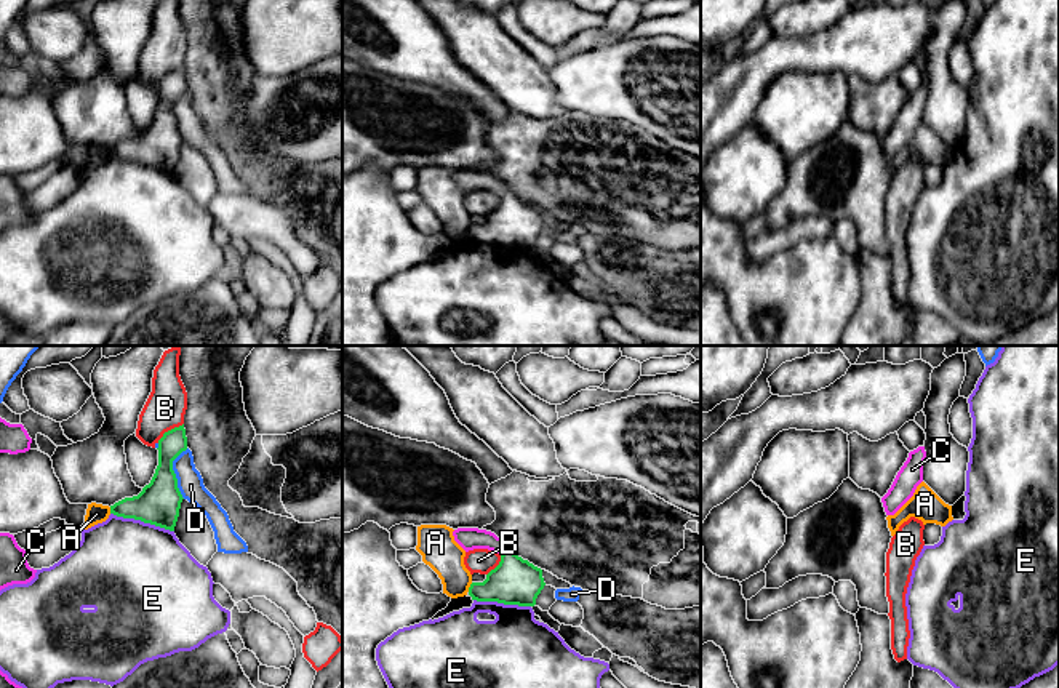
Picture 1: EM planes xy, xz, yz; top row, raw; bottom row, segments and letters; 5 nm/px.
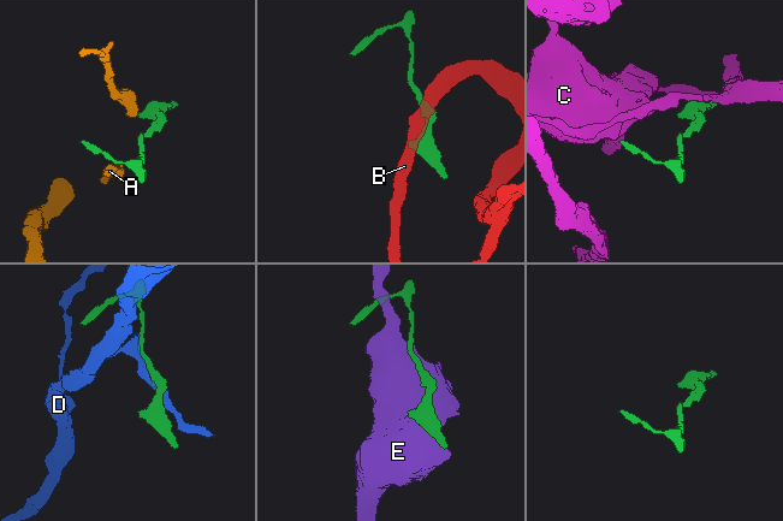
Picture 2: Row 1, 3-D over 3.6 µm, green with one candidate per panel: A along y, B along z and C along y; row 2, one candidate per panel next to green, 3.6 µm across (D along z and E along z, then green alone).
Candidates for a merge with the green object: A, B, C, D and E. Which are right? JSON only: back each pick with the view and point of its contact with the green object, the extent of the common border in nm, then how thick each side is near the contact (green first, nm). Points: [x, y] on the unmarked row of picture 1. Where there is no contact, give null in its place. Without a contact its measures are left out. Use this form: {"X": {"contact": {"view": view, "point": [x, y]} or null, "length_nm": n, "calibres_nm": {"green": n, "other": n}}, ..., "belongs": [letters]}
{"belongs": []}

